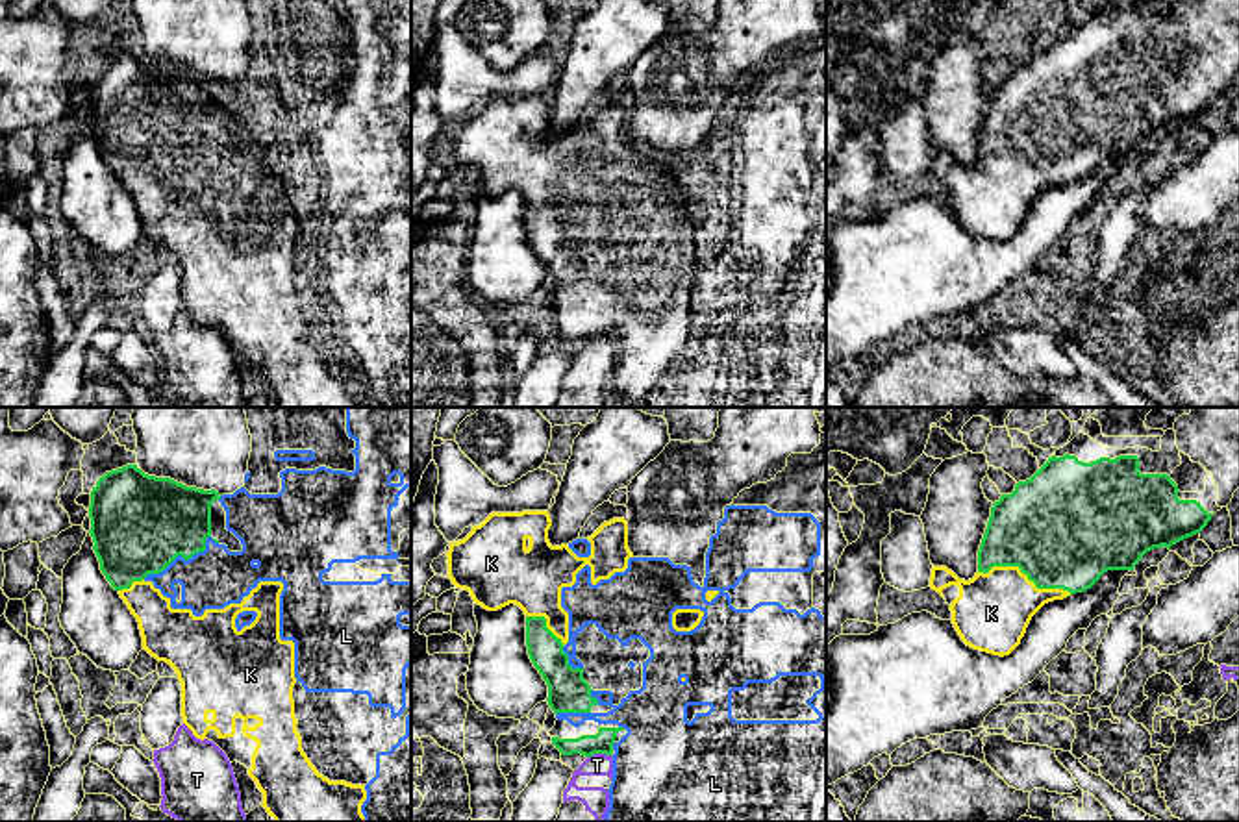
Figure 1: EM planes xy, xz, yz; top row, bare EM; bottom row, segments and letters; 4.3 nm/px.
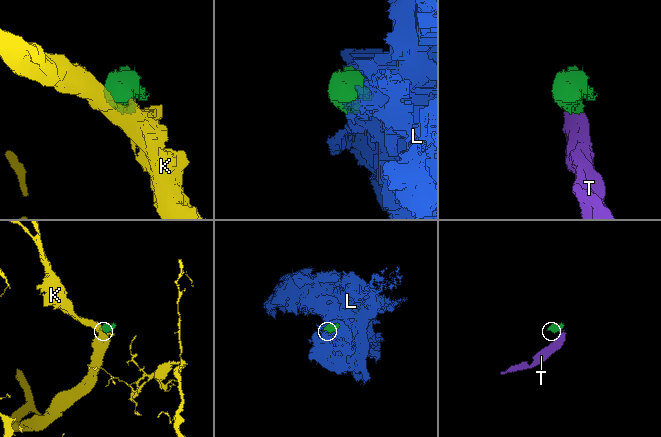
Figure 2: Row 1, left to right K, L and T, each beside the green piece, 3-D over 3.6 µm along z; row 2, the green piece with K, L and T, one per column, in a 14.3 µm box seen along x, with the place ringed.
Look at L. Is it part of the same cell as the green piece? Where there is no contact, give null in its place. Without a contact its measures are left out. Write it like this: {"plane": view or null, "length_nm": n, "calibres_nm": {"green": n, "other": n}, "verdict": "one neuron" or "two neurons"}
{"plane": "xy", "length_nm": 360, "calibres_nm": {"green": 420, "other": 260}, "verdict": "two neurons"}

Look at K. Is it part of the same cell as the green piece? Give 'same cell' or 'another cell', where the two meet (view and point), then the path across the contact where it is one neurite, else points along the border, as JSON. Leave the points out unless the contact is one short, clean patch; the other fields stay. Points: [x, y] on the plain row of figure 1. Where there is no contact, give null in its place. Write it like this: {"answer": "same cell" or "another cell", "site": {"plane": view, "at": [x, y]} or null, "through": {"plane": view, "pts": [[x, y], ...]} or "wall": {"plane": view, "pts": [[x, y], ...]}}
{"answer": "same cell", "site": {"plane": "yz", "at": [1025, 158]}}

